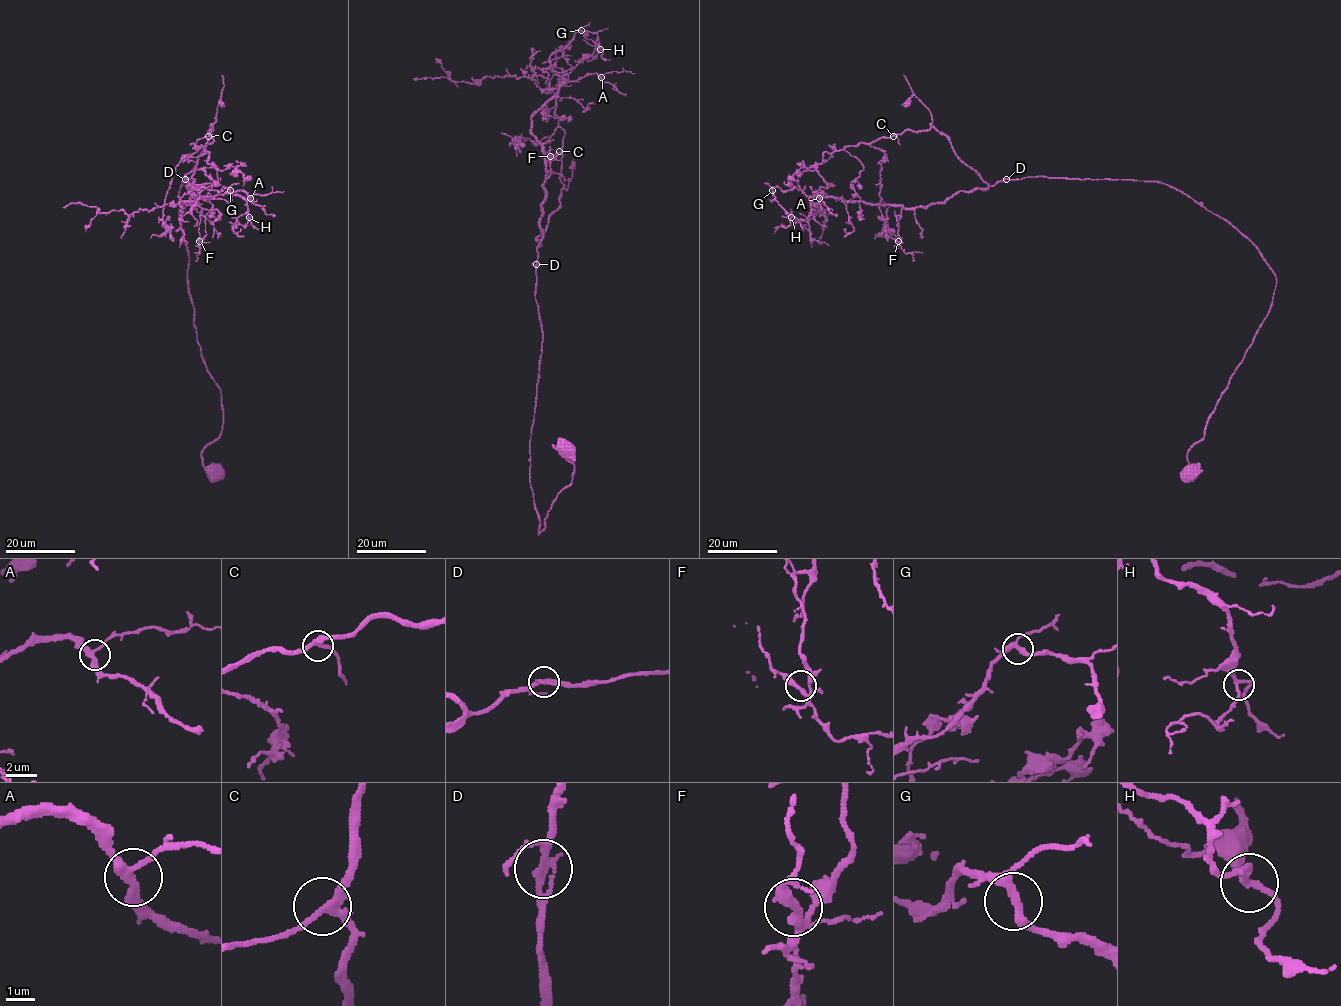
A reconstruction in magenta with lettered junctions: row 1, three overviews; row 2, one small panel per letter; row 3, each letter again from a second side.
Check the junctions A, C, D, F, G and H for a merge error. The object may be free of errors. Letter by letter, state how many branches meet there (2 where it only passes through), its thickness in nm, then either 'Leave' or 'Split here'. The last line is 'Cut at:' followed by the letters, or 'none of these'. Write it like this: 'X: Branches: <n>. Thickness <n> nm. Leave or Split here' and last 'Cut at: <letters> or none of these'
A: Branches: 3. Thickness 280 nm. Leave
C: Branches: 3. Thickness 240 nm. Leave
D: Branches: 3. Thickness 240 nm. Leave
F: Branches: 3. Thickness 240 nm. Leave
G: Branches: 3. Thickness 240 nm. Leave
H: Branches: 3. Thickness 190 nm. Leave
Cut at: none of these

